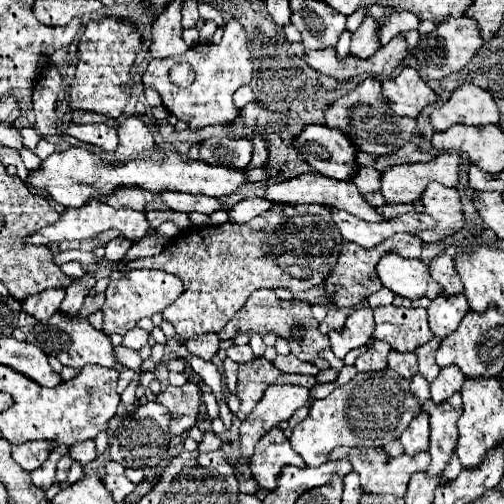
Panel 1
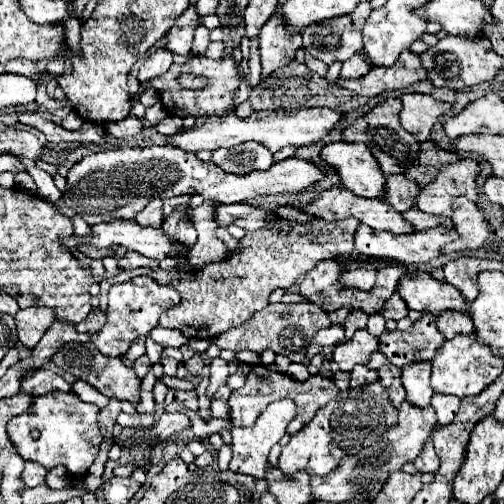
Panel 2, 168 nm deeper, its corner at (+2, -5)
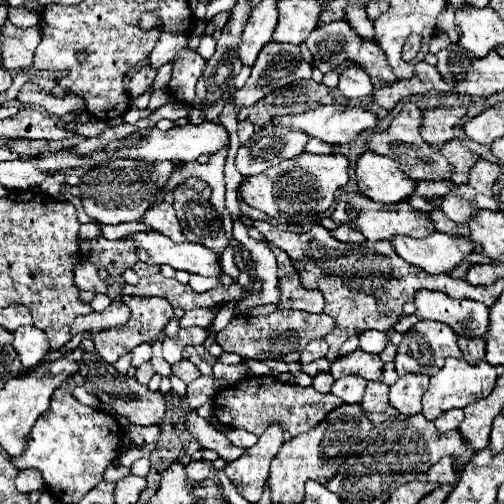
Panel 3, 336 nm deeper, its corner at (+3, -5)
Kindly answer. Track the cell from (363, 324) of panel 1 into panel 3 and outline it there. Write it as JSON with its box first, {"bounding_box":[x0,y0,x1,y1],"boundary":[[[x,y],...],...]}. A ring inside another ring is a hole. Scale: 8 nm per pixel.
{"bounding_box":[329,348,383,380],"boundary":[[[359,348],[351,354],[337,358],[331,364],[329,372],[333,378],[341,378],[347,374],[359,374],[365,380],[381,380],[381,368],[383,368],[383,362],[379,360],[377,354],[369,354]]]}

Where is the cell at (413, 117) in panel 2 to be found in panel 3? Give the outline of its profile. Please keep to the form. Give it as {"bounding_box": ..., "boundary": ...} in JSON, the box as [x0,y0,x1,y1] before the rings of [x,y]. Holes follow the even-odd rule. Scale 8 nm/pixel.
{"bounding_box":[419,106,465,148],"boundary":[[[437,106],[437,108],[427,108],[421,112],[423,116],[423,126],[419,128],[423,140],[437,148],[443,142],[455,138],[455,126],[459,120],[465,116],[465,108],[447,108],[447,106]]]}

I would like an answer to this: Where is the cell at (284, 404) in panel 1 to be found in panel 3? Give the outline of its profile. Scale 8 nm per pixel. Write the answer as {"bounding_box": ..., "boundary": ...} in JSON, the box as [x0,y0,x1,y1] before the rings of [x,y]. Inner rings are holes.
{"bounding_box":[225,422,283,502],"boundary":[[[273,422],[259,436],[255,446],[247,448],[243,456],[225,466],[225,474],[237,486],[239,494],[245,500],[257,502],[261,498],[263,486],[269,476],[269,464],[279,452],[281,444],[283,444],[283,428],[281,424]]]}

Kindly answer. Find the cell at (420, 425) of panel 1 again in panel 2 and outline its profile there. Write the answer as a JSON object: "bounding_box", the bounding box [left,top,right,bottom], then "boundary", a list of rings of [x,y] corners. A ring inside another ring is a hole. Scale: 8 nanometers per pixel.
{"bounding_box":[414,442,440,474],"boundary":[[[428,442],[428,448],[424,448],[424,452],[422,452],[422,454],[418,456],[418,460],[414,462],[414,466],[416,466],[420,472],[430,472],[430,474],[436,474],[436,472],[438,472],[438,468],[440,468],[440,458],[436,456],[432,442]]]}

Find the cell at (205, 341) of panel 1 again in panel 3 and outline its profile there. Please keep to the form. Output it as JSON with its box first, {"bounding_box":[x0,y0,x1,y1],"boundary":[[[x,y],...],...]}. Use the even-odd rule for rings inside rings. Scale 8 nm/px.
{"bounding_box":[173,360,201,384],"boundary":[[[179,360],[177,364],[173,364],[173,372],[175,372],[185,384],[189,384],[189,382],[193,382],[195,378],[201,376],[201,372],[197,370],[197,366],[195,366],[193,362],[189,362],[189,360]]]}

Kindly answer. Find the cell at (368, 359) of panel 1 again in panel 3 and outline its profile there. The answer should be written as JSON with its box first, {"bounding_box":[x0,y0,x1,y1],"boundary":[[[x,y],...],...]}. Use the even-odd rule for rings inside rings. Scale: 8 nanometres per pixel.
{"bounding_box":[331,376,367,402],"boundary":[[[345,376],[335,380],[331,392],[343,398],[345,402],[359,402],[363,398],[365,388],[367,388],[367,380],[363,380],[361,376]]]}

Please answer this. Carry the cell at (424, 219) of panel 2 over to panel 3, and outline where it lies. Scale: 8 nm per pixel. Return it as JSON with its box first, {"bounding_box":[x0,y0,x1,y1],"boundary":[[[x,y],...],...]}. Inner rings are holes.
{"bounding_box":[429,208,455,234],"boundary":[[[435,208],[435,210],[431,210],[429,212],[429,218],[431,218],[431,222],[435,224],[435,230],[439,230],[439,232],[447,232],[447,234],[453,234],[453,230],[455,230],[455,222],[453,220],[449,220],[439,208]]]}

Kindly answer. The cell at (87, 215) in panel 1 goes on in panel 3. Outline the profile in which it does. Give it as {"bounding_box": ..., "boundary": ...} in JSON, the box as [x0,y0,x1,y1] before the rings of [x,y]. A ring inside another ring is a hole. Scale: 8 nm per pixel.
{"bounding_box":[121,232,221,276],"boundary":[[[135,232],[121,240],[131,240],[137,246],[137,256],[145,264],[169,264],[175,270],[185,270],[201,276],[221,276],[219,260],[213,250],[197,242],[175,244],[159,232]]]}

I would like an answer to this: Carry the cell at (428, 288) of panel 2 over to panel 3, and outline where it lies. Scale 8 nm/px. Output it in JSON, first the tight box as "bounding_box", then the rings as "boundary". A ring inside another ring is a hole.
{"bounding_box":[415,292,489,338],"boundary":[[[415,292],[419,320],[437,320],[451,326],[461,336],[485,338],[489,326],[489,308],[475,300],[455,300],[445,292]]]}

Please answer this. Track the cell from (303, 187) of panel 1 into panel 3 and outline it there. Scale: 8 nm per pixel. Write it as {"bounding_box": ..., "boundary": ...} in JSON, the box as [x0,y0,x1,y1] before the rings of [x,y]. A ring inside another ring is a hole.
{"bounding_box":[331,192,435,240],"boundary":[[[343,192],[337,198],[337,206],[331,212],[331,220],[335,224],[349,224],[353,228],[359,228],[367,240],[387,240],[393,234],[405,234],[405,236],[413,236],[413,238],[425,238],[431,232],[435,232],[435,228],[433,228],[433,224],[429,220],[429,214],[411,208],[407,202],[377,204],[377,202],[373,202],[367,196],[349,194],[349,192]]]}

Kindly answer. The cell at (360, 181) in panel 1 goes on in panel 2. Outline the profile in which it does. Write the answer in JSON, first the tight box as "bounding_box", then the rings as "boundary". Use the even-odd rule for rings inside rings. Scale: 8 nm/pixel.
{"bounding_box":[382,174,422,212],"boundary":[[[404,174],[388,176],[382,200],[388,200],[400,212],[406,212],[414,206],[414,200],[420,194],[420,190],[422,190],[422,186],[416,184],[412,178],[406,178]]]}

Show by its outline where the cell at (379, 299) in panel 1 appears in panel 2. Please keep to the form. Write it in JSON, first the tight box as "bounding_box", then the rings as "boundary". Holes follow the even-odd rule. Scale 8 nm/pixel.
{"bounding_box":[366,314,386,338],"boundary":[[[372,314],[368,318],[368,328],[366,328],[370,334],[374,334],[376,338],[380,338],[380,334],[386,330],[386,320],[382,314]]]}

